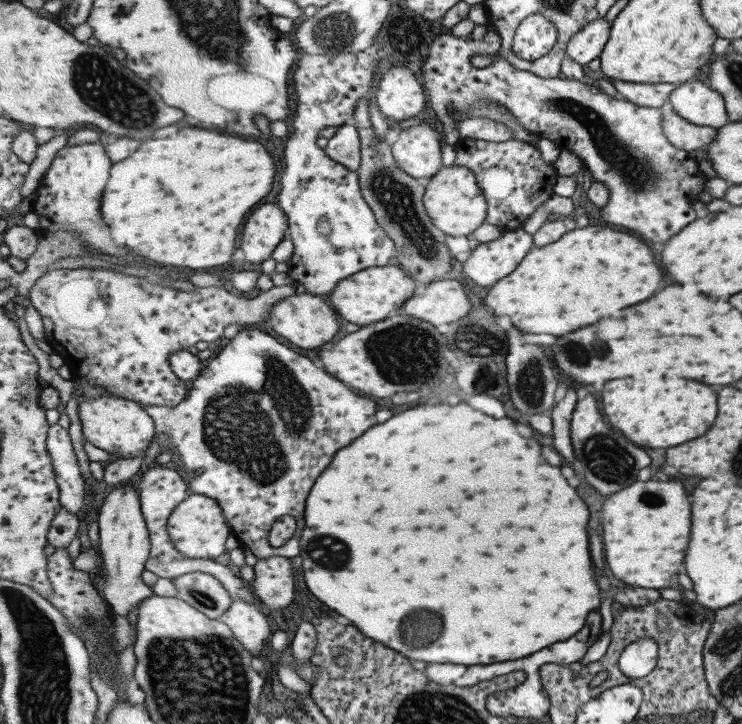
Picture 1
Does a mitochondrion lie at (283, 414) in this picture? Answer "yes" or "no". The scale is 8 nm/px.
yes

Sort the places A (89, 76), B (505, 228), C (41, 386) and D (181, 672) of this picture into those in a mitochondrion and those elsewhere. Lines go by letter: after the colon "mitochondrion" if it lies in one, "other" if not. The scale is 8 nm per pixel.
A: mitochondrion
B: other
C: other
D: mitochondrion

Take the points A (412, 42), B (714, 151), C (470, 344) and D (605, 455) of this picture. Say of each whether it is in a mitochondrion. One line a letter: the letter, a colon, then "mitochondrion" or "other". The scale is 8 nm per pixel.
A: mitochondrion
B: other
C: mitochondrion
D: mitochondrion

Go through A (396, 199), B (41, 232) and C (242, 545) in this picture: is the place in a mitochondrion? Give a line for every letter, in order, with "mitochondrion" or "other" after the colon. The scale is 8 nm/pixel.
A: mitochondrion
B: other
C: other

